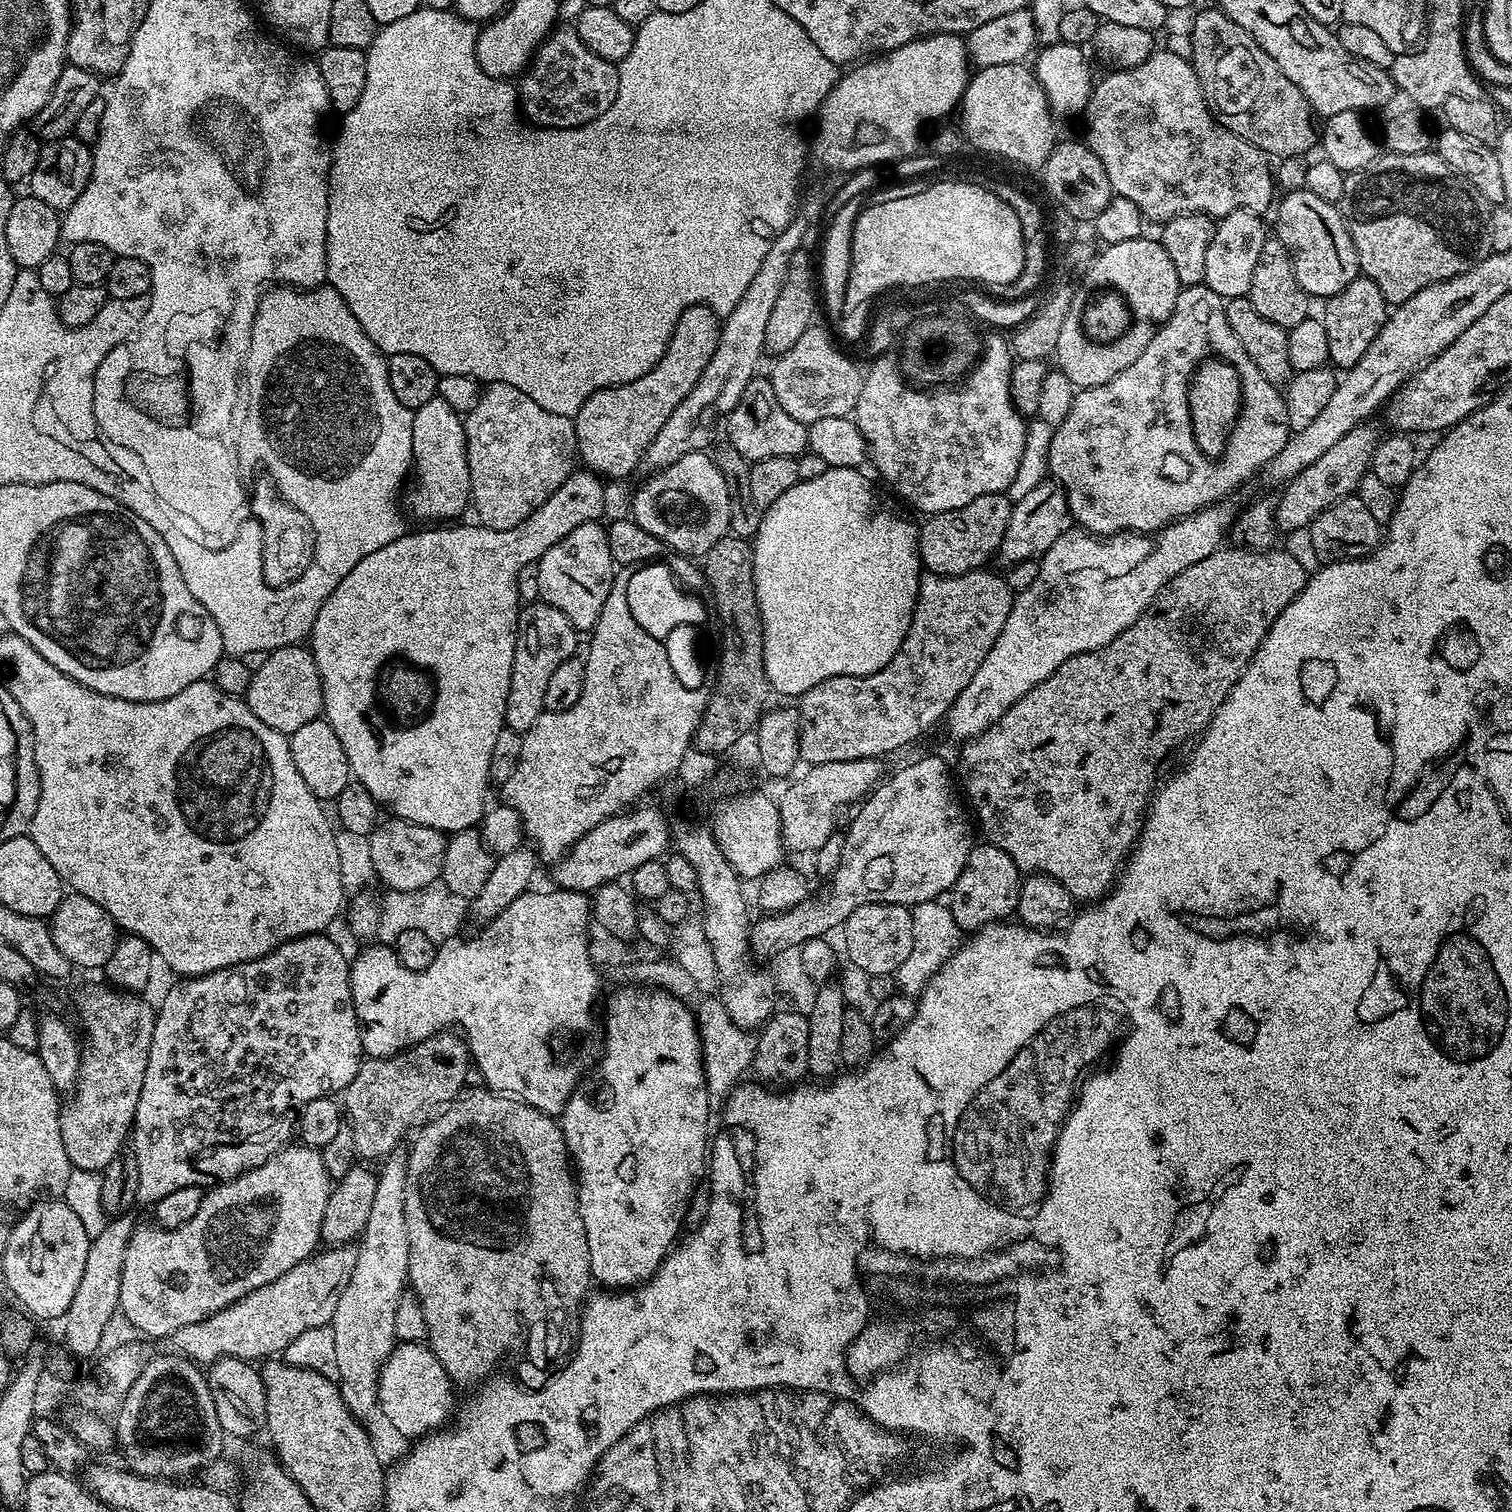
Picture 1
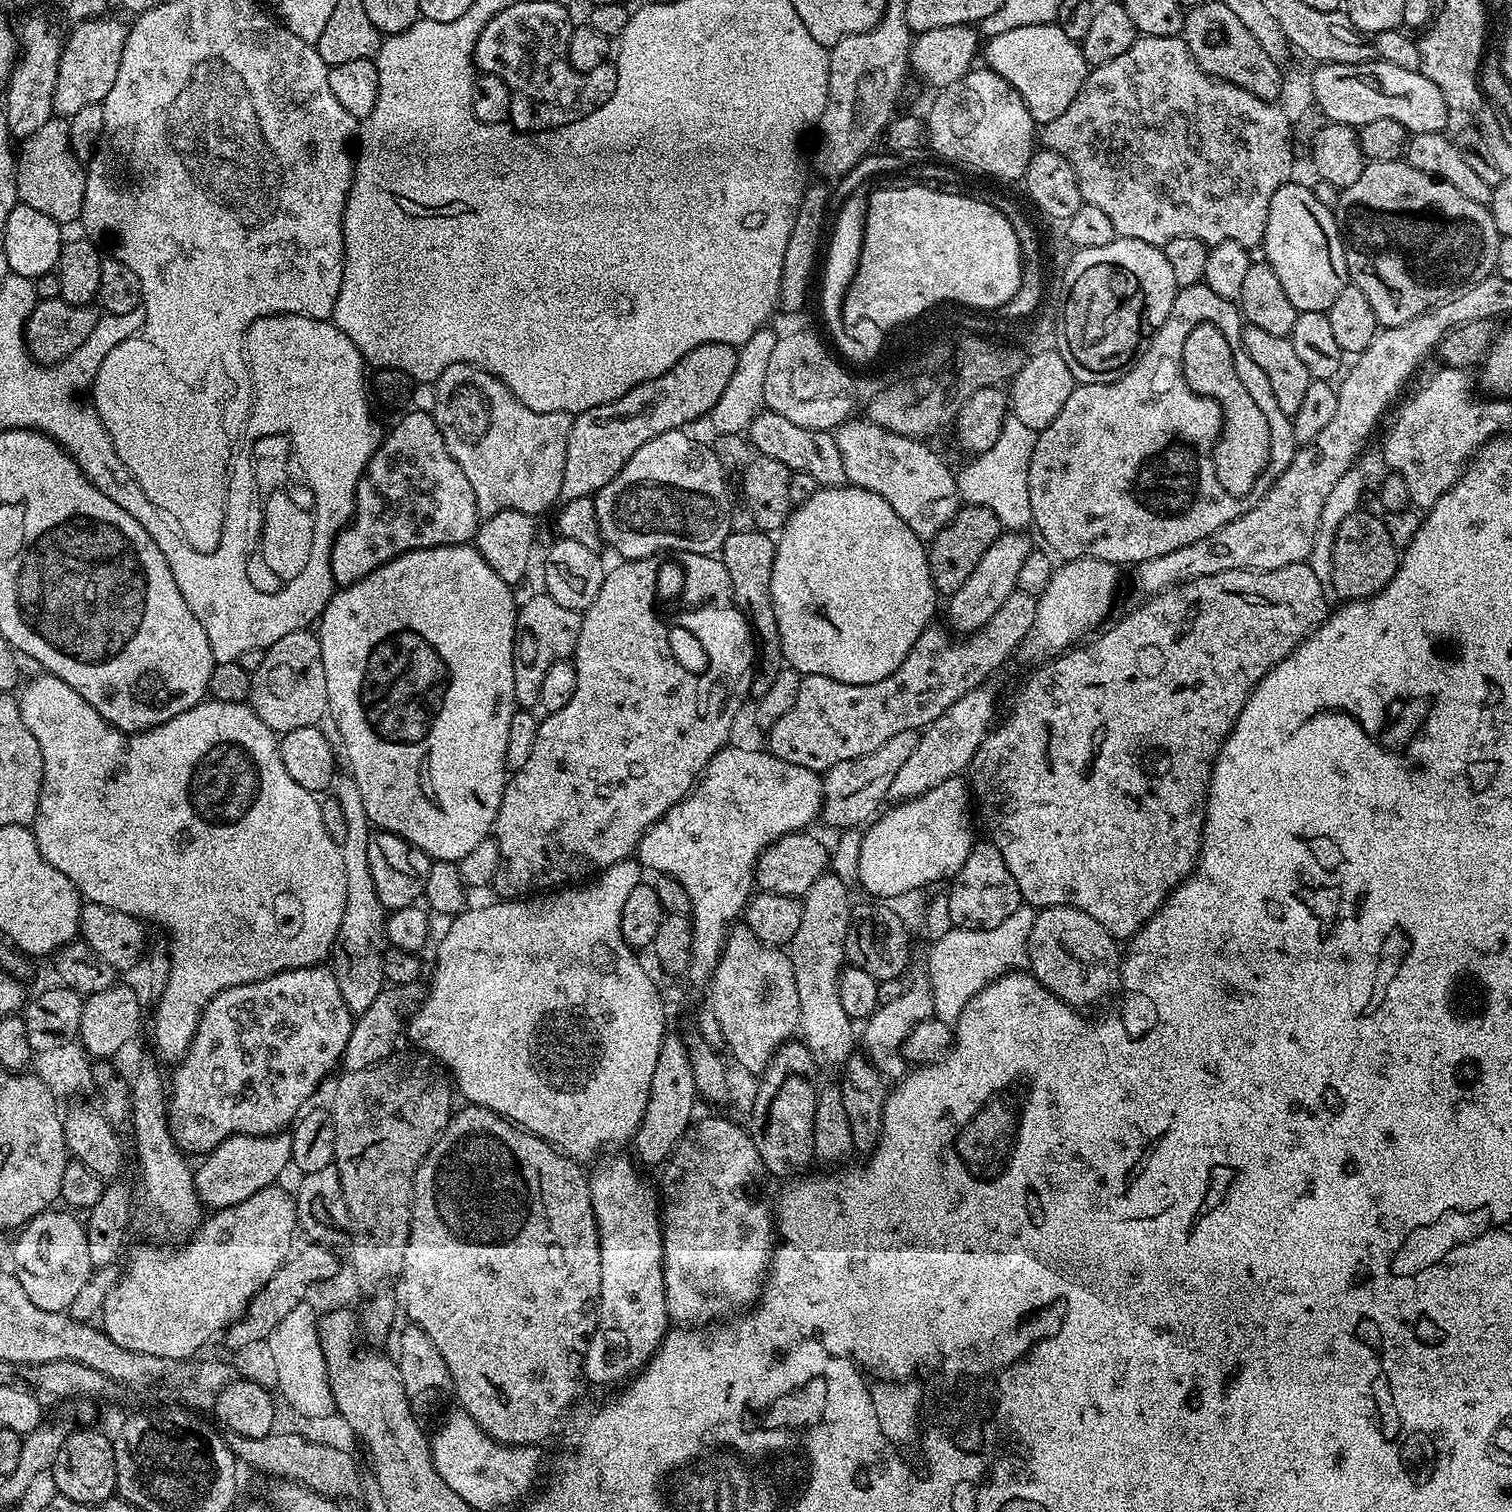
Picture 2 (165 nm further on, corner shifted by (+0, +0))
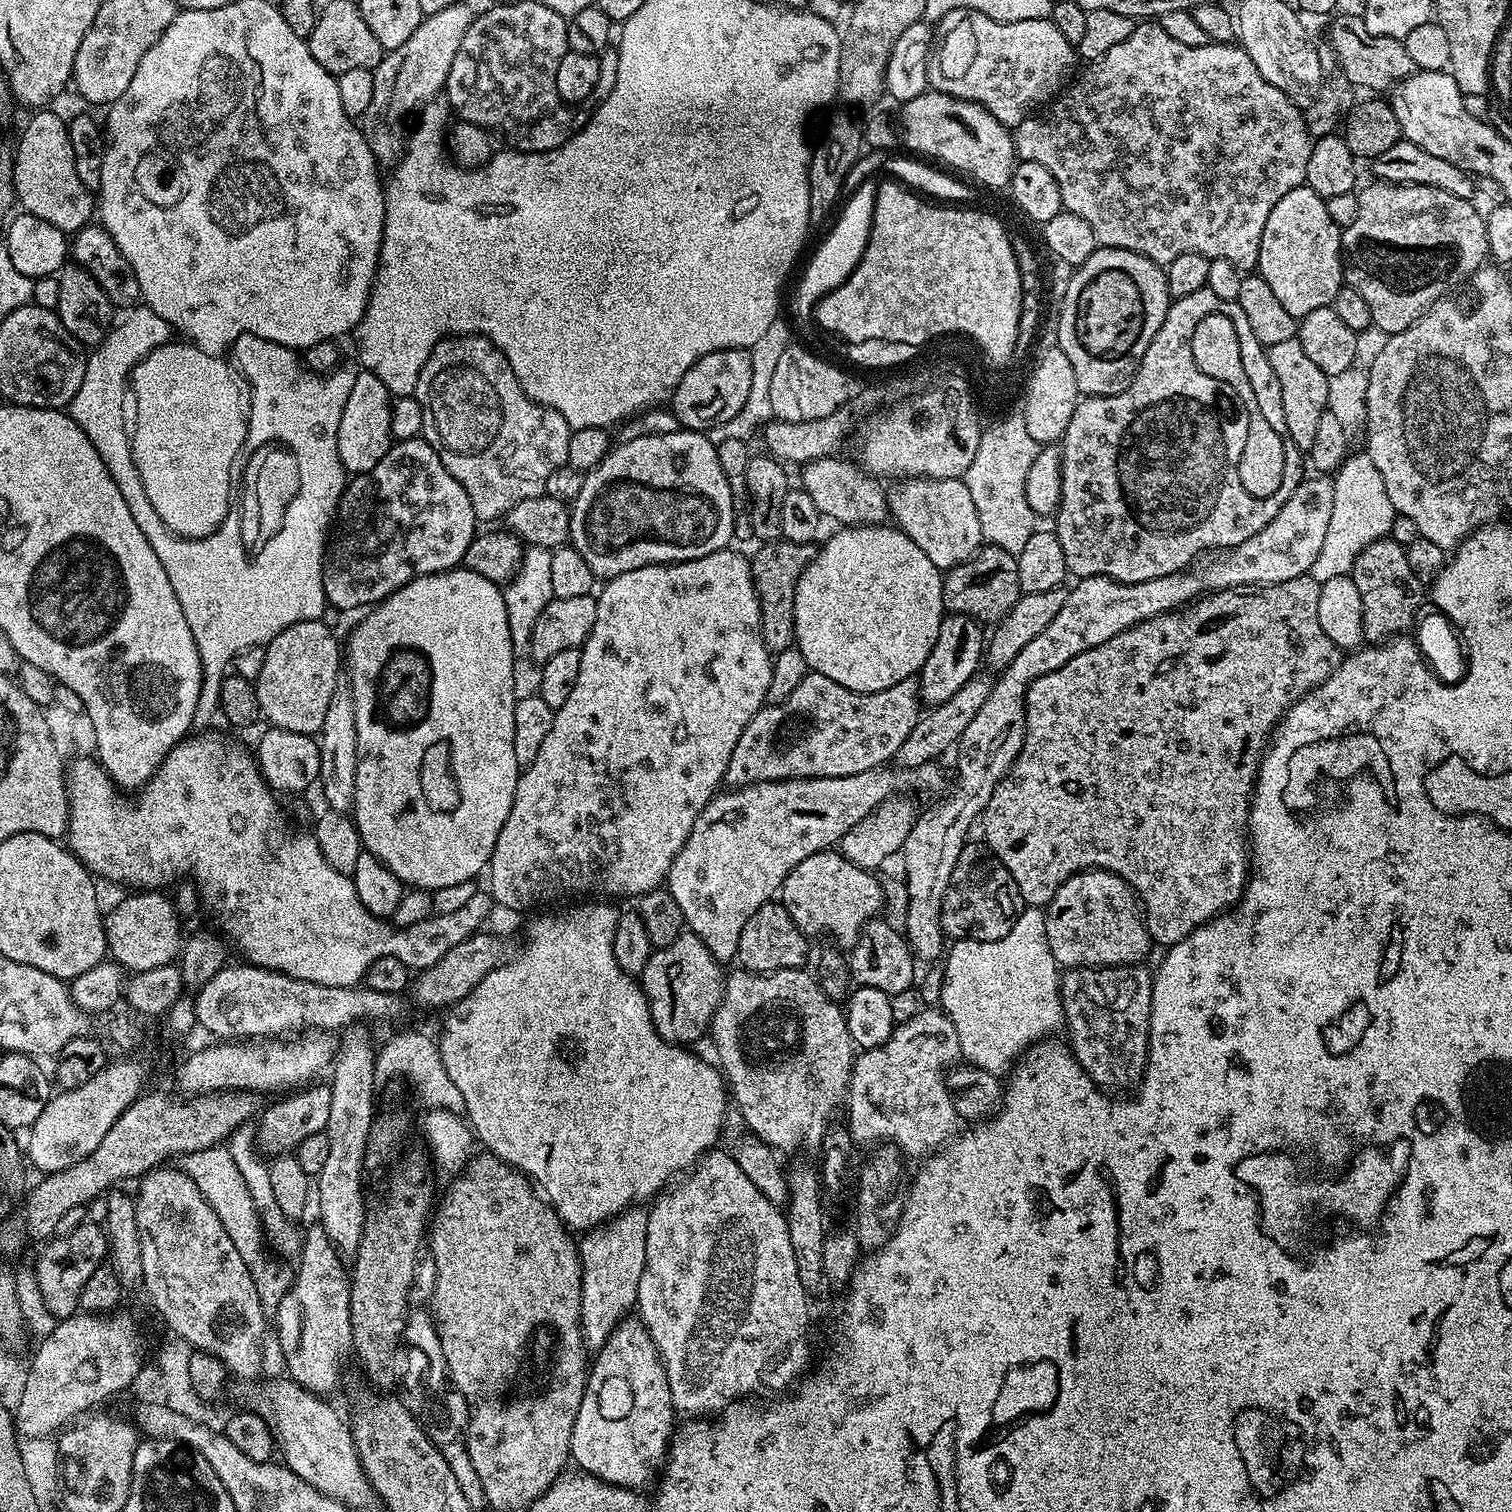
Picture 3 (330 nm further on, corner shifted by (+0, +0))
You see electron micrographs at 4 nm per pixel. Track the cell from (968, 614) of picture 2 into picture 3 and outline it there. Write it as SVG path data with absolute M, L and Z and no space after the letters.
M945 615L938 630L938 642L934 642L930 658L926 658L918 673L921 705L929 709L942 706L942 702L950 702L950 698L954 698L954 694L958 694L958 690L962 690L966 682L981 671L985 656L986 632L980 621L969 616Z

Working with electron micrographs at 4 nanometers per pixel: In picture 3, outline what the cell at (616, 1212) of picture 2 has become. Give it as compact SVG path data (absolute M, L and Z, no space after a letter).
M625 1318L610 1334L610 1338L606 1338L591 1361L582 1406L578 1406L578 1418L574 1418L571 1459L574 1464L576 1460L575 1467L579 1471L589 1472L597 1480L616 1484L619 1488L643 1489L643 1484L657 1479L670 1451L670 1441L674 1435L672 1416L674 1409L670 1382L666 1382L660 1352L639 1318Z

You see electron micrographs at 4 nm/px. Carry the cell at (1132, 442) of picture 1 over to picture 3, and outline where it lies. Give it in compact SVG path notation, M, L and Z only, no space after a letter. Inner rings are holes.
M1203 288L1194 290L1194 294L1186 294L1186 298L1178 298L1169 303L1166 310L1166 318L1162 318L1162 326L1158 326L1158 334L1146 346L1146 354L1142 354L1139 366L1132 376L1132 381L1116 396L1084 396L1077 403L1074 410L1074 418L1070 418L1070 426L1066 426L1066 434L1063 440L1059 441L1060 449L1060 506L1054 513L1054 531L1058 542L1062 542L1062 554L1066 554L1066 566L1073 577L1083 578L1085 576L1109 576L1112 580L1121 580L1127 584L1142 582L1150 578L1158 578L1166 574L1187 569L1188 564L1195 558L1199 552L1204 552L1207 548L1224 548L1231 550L1246 542L1246 538L1258 533L1259 530L1269 524L1270 518L1282 510L1286 498L1294 494L1294 490L1300 485L1302 473L1300 473L1300 460L1302 464L1302 453L1300 449L1294 446L1294 438L1288 436L1289 431L1286 425L1286 417L1283 415L1282 389L1279 388L1279 379L1275 377L1274 370L1271 369L1270 358L1265 345L1258 342L1254 335L1254 329L1250 326L1250 321L1242 311L1242 306L1238 306L1236 300L1227 300L1218 298L1214 290ZM1222 314L1230 318L1237 330L1237 336L1240 342L1242 365L1245 366L1246 376L1250 380L1251 389L1253 389L1256 403L1263 413L1265 419L1270 422L1272 429L1284 439L1285 446L1285 470L1282 473L1281 486L1270 497L1262 497L1253 493L1247 493L1239 478L1239 458L1242 457L1243 447L1246 444L1247 434L1247 412L1239 400L1239 394L1235 392L1226 381L1218 381L1217 378L1210 378L1195 365L1194 355L1191 349L1191 339L1193 338L1193 323L1204 318L1207 315Z

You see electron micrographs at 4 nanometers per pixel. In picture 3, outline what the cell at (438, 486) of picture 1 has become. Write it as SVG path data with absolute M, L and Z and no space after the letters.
M427 440L395 441L372 470L355 475L345 485L321 563L324 599L340 610L362 610L375 605L414 578L463 565L466 550L477 533L478 521L466 490L462 490L458 478L442 466L442 458L438 458Z

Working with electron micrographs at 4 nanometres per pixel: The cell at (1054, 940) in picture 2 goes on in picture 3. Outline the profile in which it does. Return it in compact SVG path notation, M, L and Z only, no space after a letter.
M1143 963L1110 965L1108 967L1076 967L1069 968L1060 978L1060 1001L1064 1011L1064 1024L1068 1028L1067 1043L1072 1049L1072 1055L1082 1066L1082 1070L1101 1089L1116 1090L1112 1088L1128 1088L1139 1085L1144 1078L1144 1071L1148 1065L1148 1035L1150 1034L1150 1014L1152 1013L1152 982L1154 979L1151 971L1147 972Z

